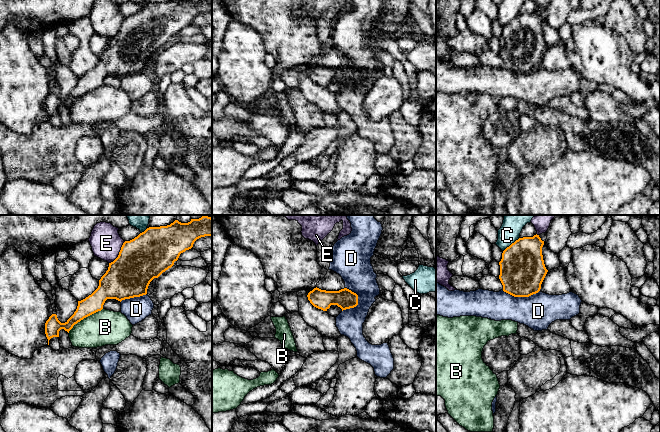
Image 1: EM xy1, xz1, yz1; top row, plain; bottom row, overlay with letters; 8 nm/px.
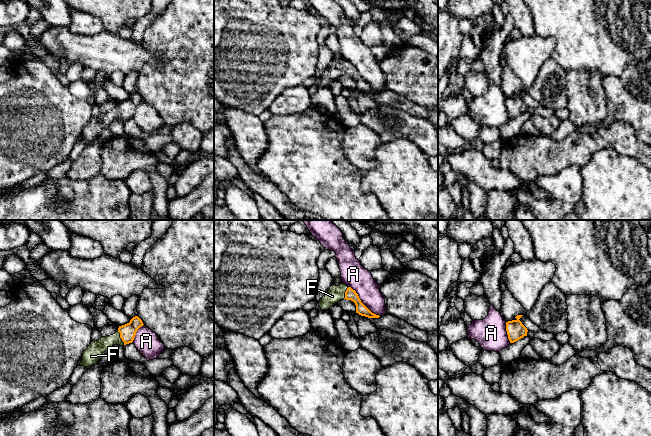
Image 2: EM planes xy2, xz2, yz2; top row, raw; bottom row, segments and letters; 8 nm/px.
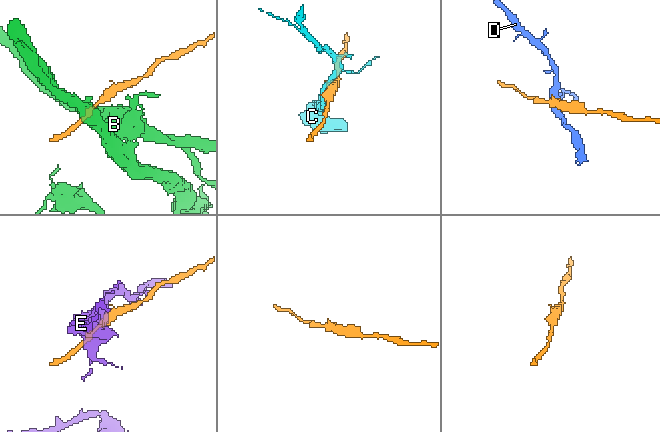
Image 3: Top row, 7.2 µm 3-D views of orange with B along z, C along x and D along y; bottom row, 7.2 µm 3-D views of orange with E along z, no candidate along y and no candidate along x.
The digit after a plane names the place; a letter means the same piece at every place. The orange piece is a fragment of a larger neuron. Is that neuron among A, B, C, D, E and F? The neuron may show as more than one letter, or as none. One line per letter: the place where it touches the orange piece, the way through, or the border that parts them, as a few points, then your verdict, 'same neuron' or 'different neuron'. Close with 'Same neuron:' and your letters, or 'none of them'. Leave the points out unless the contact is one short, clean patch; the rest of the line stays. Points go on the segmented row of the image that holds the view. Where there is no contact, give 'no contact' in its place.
A: contact xz2 (361, 302); border xz2 (348, 286), (355, 291), (359, 299), (372, 312), (379, 316); different neuron
B: contact xy1 (84, 317); border xy1 (102, 308), (78, 321), (68, 332); different neuron
C: contact yz1 (512, 243); different neuron
D: contact xz1 (357, 302); border xz1 (346, 287), (357, 295), (357, 304), (342, 311); different neuron
E: contact xy1 (119, 253); different neuron
F: contact xy2 (120, 337); way xy2 (128, 331), (120, 337), (108, 341), (94, 351); same neuron
Same neuron: F

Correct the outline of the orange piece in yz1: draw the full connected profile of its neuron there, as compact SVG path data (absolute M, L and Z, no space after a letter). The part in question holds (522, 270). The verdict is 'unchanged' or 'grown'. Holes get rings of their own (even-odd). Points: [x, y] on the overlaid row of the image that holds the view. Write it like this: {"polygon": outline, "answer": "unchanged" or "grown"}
{"polygon": "M539 235L516 240L502 253L499 279L503 291L514 297L529 297L541 289L548 272Z", "answer": "unchanged"}

